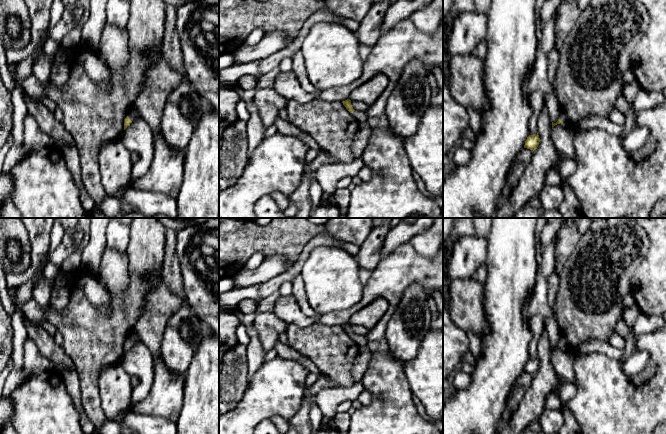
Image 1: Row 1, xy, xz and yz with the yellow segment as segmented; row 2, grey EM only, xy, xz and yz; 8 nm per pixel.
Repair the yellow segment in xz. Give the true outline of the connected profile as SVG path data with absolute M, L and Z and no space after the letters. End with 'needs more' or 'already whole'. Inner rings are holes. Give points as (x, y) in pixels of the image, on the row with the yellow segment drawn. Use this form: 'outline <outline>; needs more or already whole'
outline M347 99L342 102L346 109L357 119L359 123L363 124L372 124L372 121L369 119L367 114L359 111L355 111L351 105L351 100Z; needs more

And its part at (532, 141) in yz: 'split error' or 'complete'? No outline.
complete

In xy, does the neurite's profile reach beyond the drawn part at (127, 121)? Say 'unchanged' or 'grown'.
grown

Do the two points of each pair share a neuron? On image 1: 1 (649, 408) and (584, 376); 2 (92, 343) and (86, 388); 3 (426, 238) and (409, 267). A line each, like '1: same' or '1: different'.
1: same
2: same
3: different

